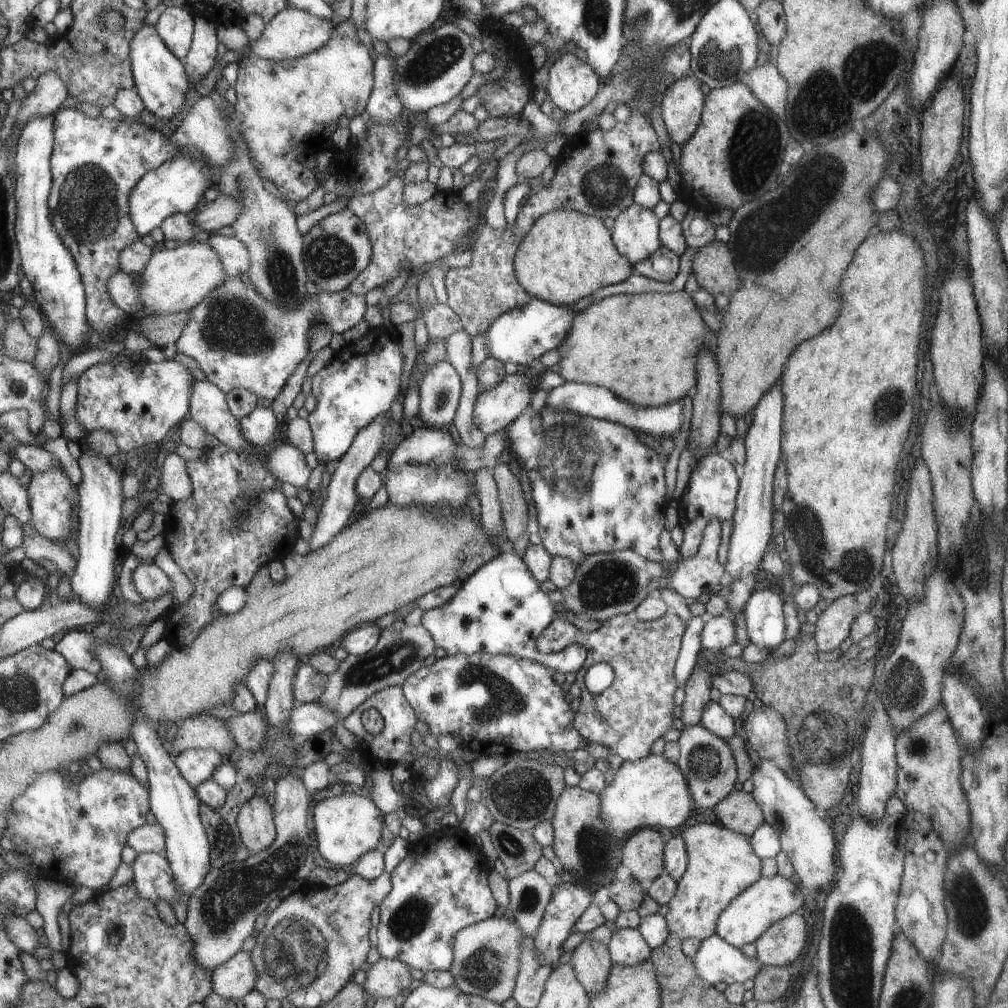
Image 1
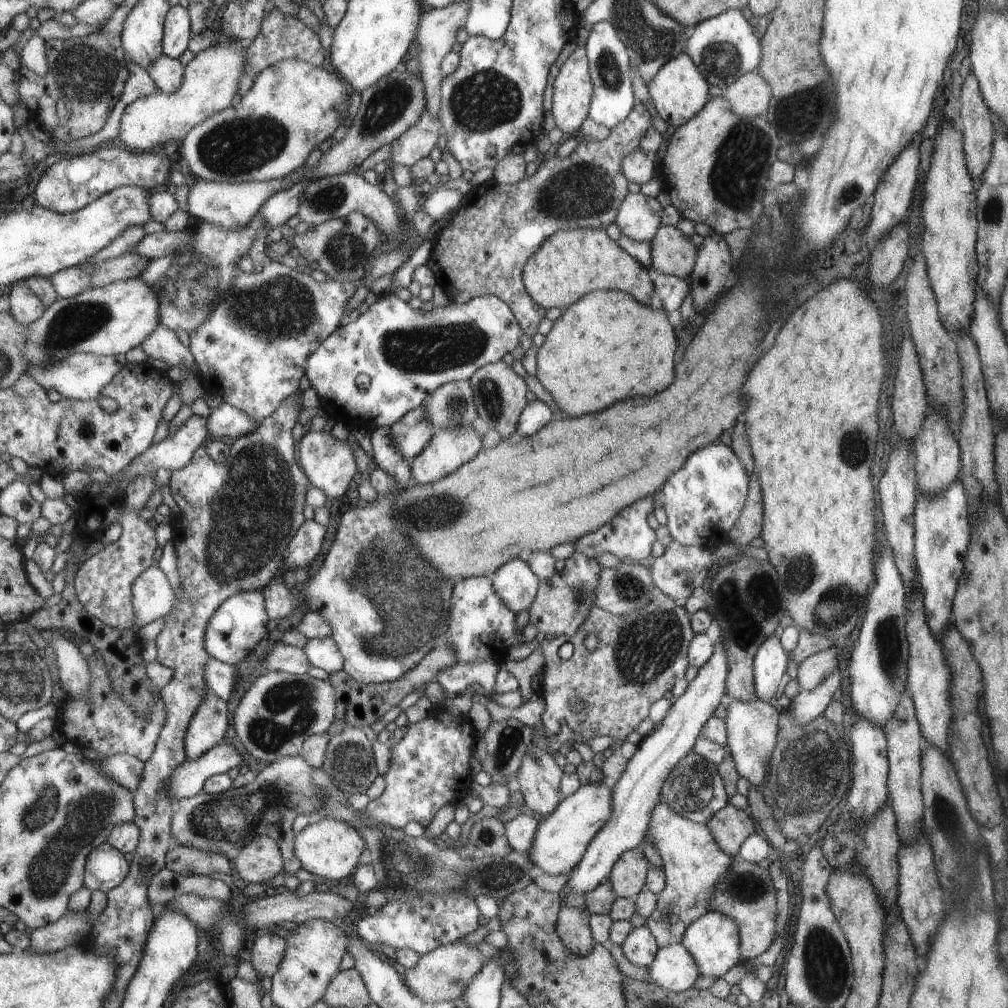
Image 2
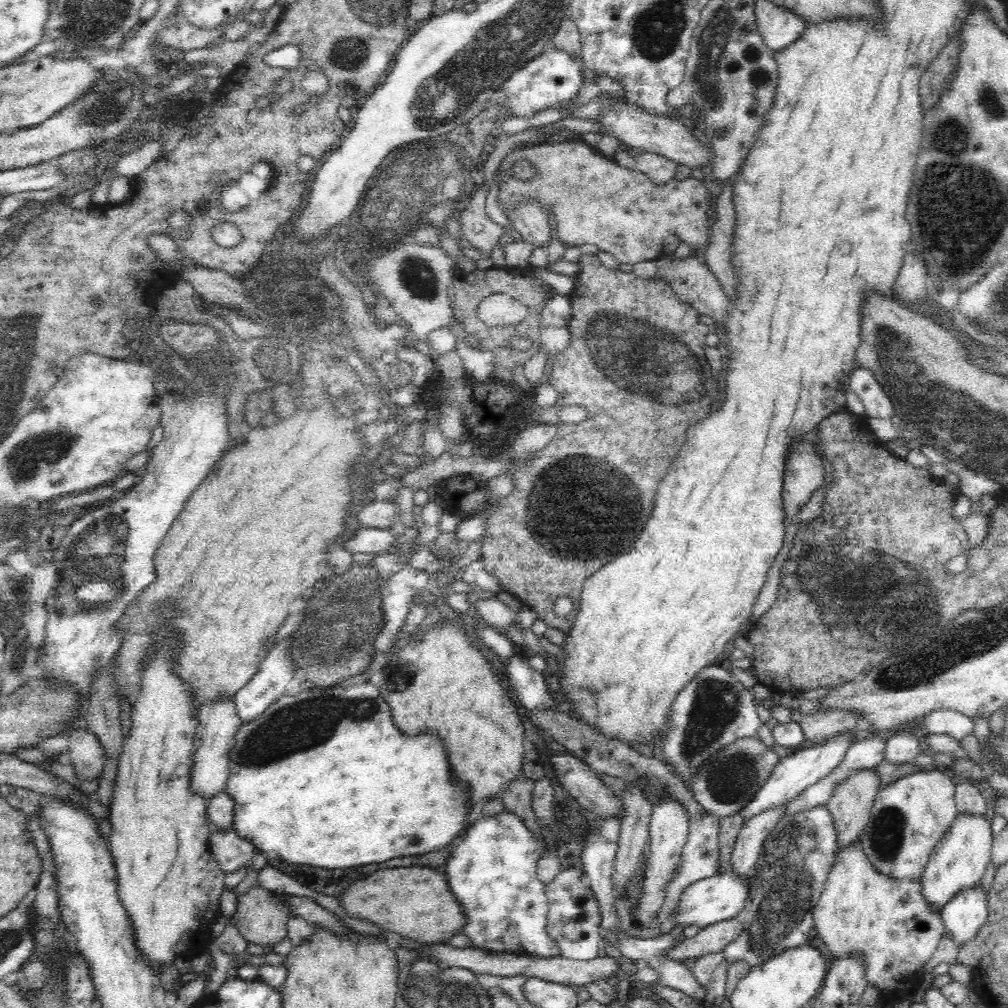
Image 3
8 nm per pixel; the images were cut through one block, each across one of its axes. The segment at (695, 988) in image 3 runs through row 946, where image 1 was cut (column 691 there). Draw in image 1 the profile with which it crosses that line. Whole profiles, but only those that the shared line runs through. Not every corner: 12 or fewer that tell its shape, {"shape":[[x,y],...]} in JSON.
{"shape":[[691,616],[677,658],[679,687],[686,686],[701,649],[705,623]]}

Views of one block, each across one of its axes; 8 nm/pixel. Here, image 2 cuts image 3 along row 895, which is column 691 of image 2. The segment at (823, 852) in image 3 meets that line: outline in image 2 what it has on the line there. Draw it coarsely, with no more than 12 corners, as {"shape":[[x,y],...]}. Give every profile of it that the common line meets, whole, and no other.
{"shape":[[693,750],[660,802],[700,824],[726,806],[717,765]]}

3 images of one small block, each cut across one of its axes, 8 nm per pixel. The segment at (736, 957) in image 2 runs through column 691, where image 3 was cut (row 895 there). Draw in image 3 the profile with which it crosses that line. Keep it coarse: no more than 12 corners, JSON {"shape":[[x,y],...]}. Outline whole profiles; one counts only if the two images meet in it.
{"shape":[[959,813],[932,849],[920,883],[942,910],[980,883],[991,821]]}

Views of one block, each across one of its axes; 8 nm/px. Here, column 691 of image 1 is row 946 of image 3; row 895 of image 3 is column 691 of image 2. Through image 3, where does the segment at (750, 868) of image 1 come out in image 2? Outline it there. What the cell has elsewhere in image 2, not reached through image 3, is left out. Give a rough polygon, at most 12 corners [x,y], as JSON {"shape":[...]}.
{"shape":[[654,808],[644,839],[666,887],[648,928],[661,949],[710,910],[734,862],[707,824]]}

